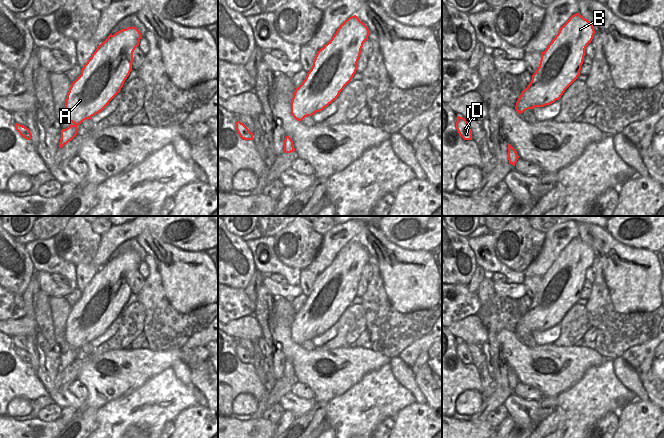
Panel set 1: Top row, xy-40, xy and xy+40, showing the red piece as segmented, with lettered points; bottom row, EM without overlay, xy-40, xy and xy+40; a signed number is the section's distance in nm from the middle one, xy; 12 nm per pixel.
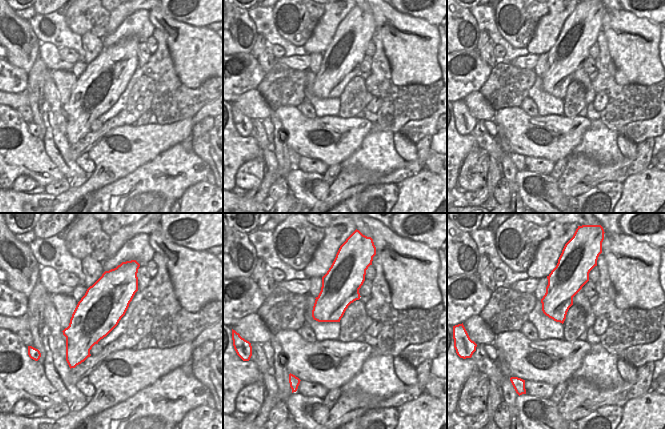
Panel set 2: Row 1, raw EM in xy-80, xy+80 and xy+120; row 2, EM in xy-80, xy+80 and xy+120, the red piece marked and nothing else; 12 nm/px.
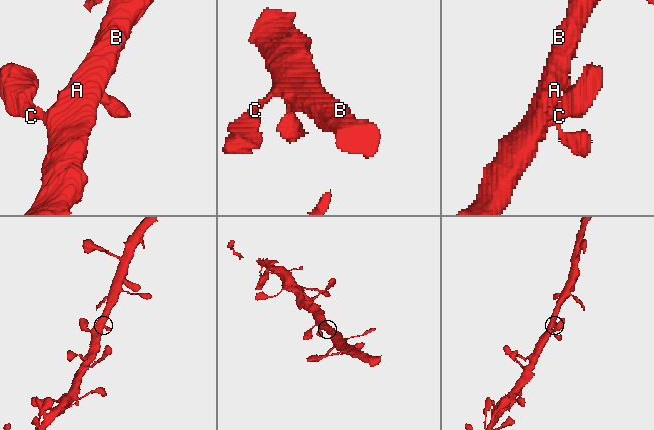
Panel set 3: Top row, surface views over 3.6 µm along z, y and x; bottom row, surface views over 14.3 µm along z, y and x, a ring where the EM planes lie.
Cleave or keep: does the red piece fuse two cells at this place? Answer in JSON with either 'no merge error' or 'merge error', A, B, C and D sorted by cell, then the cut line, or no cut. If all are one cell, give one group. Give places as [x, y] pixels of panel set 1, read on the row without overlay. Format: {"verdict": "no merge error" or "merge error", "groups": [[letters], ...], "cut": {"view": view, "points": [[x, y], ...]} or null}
{"verdict": "no merge error", "groups": [["A", "B", "C", "D"]], "cut": null}

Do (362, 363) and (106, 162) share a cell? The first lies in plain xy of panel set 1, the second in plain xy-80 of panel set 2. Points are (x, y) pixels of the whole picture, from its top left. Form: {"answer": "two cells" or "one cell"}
{"answer": "one cell"}

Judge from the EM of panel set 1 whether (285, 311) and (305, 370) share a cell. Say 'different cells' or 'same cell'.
same cell

